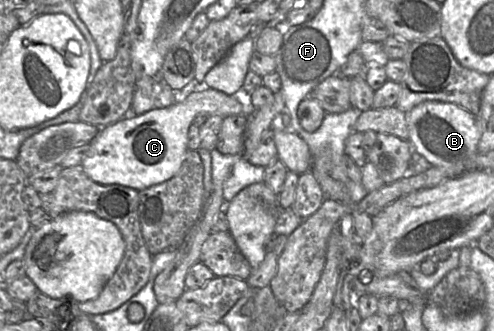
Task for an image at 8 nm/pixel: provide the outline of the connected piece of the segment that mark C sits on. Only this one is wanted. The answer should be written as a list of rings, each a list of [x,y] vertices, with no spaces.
[[[213,88],[192,92],[182,102],[143,114],[122,118],[102,127],[82,163],[87,176],[102,185],[118,184],[138,191],[169,180],[179,171],[188,148],[188,130],[200,113],[222,118],[232,115],[250,116],[255,108],[243,105],[233,96]]]

